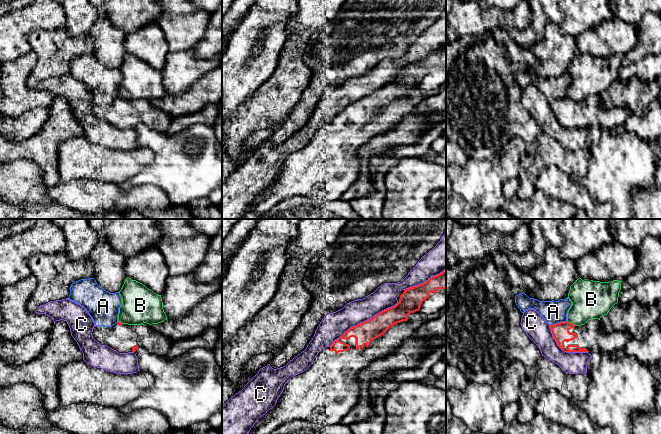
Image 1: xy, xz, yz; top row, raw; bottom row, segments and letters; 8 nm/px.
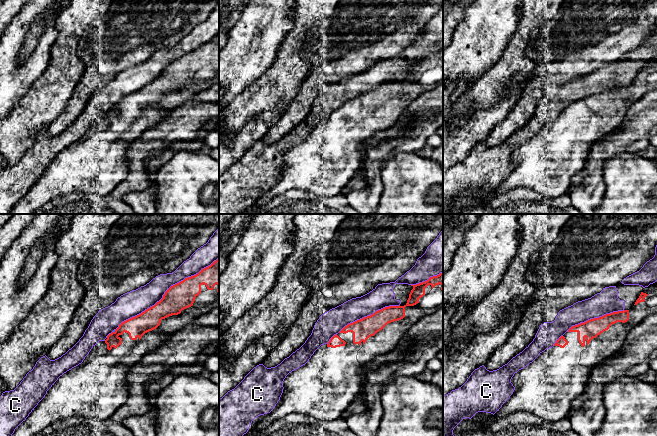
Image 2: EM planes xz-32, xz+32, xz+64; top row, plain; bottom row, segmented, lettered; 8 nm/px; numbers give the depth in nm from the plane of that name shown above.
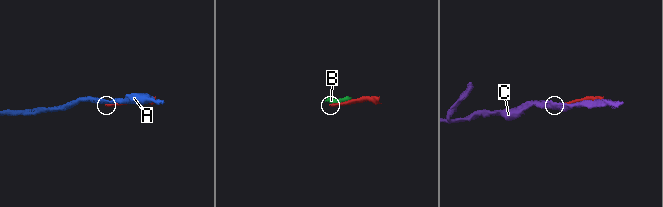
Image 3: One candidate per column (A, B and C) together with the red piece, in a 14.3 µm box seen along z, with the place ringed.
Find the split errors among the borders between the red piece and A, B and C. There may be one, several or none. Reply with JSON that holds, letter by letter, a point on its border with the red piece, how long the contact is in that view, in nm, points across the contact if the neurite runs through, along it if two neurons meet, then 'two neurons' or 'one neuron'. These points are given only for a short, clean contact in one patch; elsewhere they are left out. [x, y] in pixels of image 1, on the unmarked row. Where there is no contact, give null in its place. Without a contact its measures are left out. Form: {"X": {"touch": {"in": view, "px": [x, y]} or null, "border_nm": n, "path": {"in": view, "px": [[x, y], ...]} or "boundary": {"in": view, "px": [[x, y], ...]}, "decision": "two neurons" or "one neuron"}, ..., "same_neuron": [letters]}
{"A": {"touch": {"in": "yz", "px": [558, 99]}, "border_nm": 140, "decision": "two neurons"}, "B": {"touch": {"in": "yz", "px": [572, 99]}, "border_nm": 90, "decision": "two neurons"}, "C": {"touch": {"in": "xz", "px": [363, 98]}, "border_nm": 650, "decision": "two neurons"}, "same_neuron": []}

